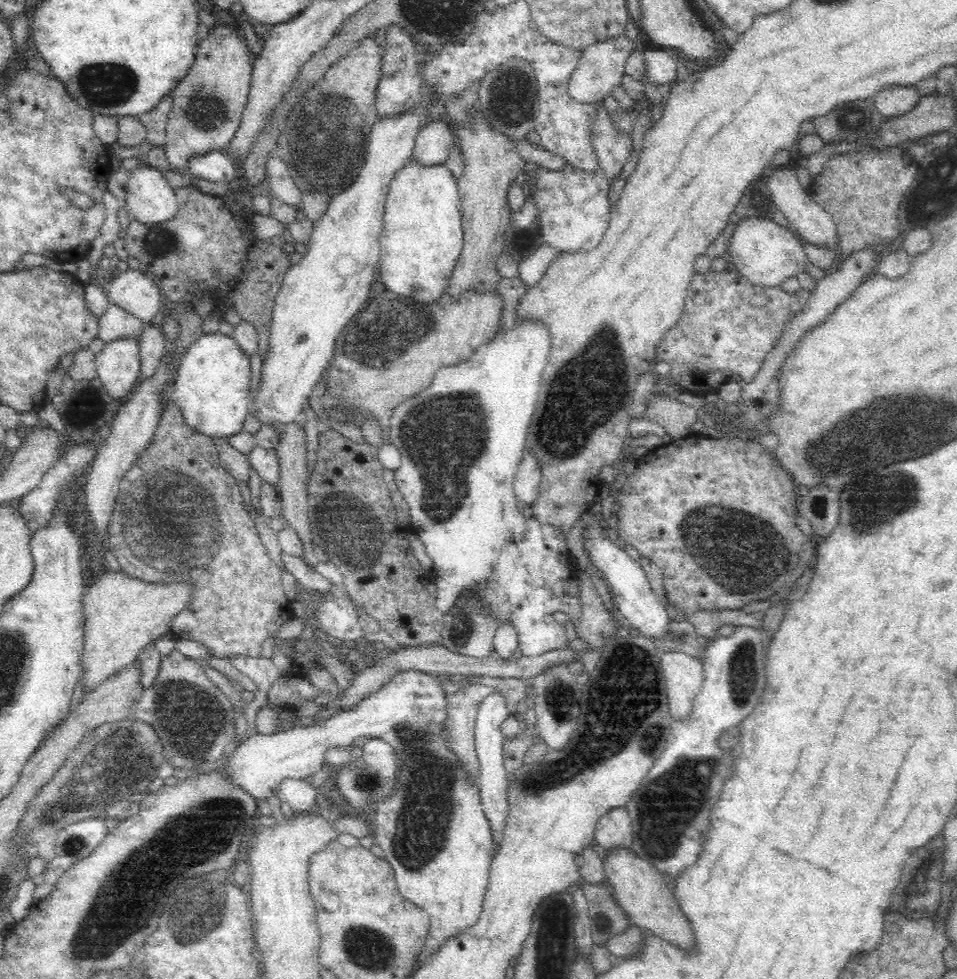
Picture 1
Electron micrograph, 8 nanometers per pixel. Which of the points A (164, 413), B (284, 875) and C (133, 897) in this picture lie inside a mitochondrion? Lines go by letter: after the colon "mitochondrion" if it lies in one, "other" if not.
A: other
B: other
C: mitochondrion

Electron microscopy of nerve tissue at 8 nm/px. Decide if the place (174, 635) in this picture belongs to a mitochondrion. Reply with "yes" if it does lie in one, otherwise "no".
no

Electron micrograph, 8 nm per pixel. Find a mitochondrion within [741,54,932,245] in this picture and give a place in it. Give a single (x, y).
(847, 123)

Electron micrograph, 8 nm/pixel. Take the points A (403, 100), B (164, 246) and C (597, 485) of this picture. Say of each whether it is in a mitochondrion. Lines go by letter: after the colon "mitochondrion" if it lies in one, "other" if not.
A: other
B: mitochondrion
C: other

